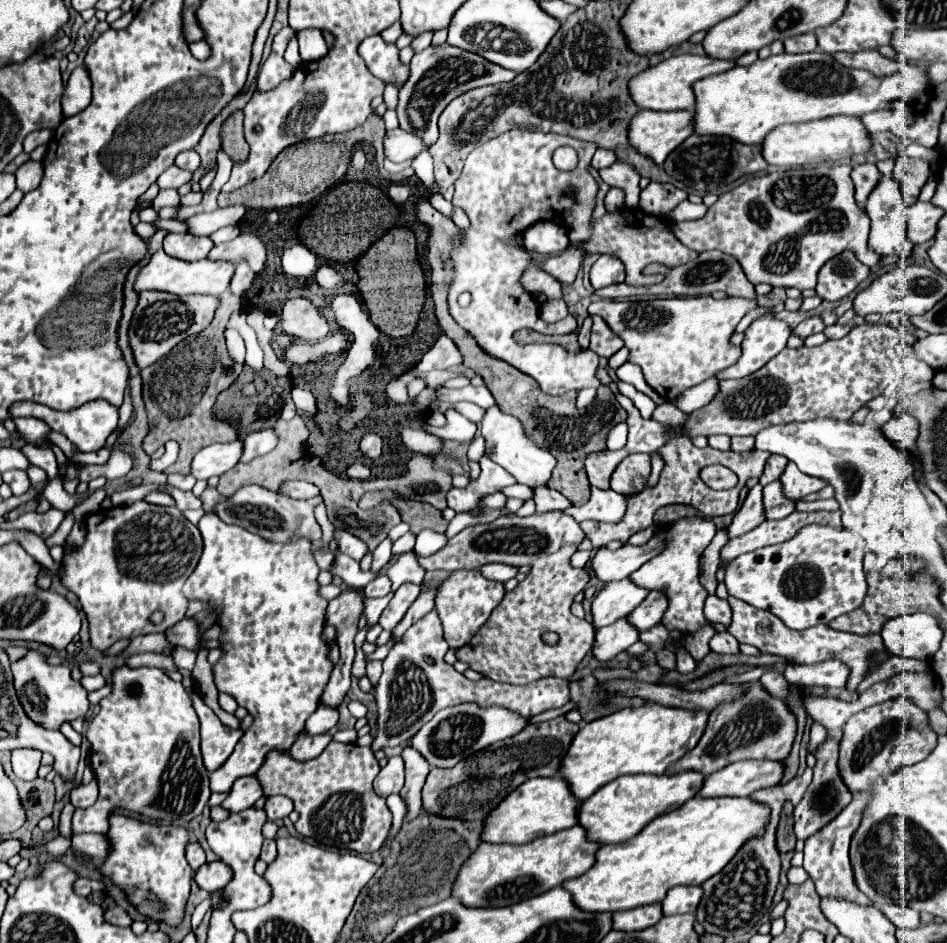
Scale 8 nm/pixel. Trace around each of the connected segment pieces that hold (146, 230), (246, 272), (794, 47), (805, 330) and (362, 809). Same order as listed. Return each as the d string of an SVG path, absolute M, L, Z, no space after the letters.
M146 201L131 214L131 223L134 226L135 232L144 239L148 239L157 230L154 224L141 222L139 219L140 211L151 206L152 206L152 201Z
M238 265L230 283L230 291L236 295L242 295L246 289L250 289L252 279L254 279L254 271L250 271L248 265Z
M804 33L800 37L790 37L788 41L784 41L786 53L810 53L814 51L816 45L816 35L814 33Z
M810 317L810 319L802 321L792 333L794 333L796 337L800 337L800 339L806 339L806 337L810 337L810 335L814 335L814 333L822 333L822 331L824 331L824 323L822 323L822 319L818 319L818 317Z
M332 741L324 753L312 761L296 761L290 753L272 749L256 775L264 795L286 795L294 801L294 809L300 813L294 827L300 835L328 849L374 853L384 845L392 825L386 799L378 797L372 789L378 771L380 765L370 747Z

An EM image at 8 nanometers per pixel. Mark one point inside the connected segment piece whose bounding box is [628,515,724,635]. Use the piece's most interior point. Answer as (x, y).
(675, 571)

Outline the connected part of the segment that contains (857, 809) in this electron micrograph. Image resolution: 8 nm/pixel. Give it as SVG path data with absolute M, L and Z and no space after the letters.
M862 793L862 795L854 797L850 801L850 805L838 817L834 817L834 821L824 825L824 829L816 831L814 837L806 839L806 845L804 845L804 869L806 869L808 877L814 881L818 895L834 895L834 897L856 901L860 905L870 903L870 899L864 897L864 893L860 893L860 889L856 889L856 881L852 877L852 865L850 865L850 859L848 859L850 837L858 829L860 819L862 819L862 811L868 805L868 801L870 801L870 793Z

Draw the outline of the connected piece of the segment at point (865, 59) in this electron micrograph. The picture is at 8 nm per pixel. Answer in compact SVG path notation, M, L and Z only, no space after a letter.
M862 51L862 53L836 53L834 55L836 61L840 61L840 65L844 67L854 67L854 69L864 69L870 71L876 77L884 77L884 75L892 75L898 71L898 61L886 59L882 57L878 51Z

